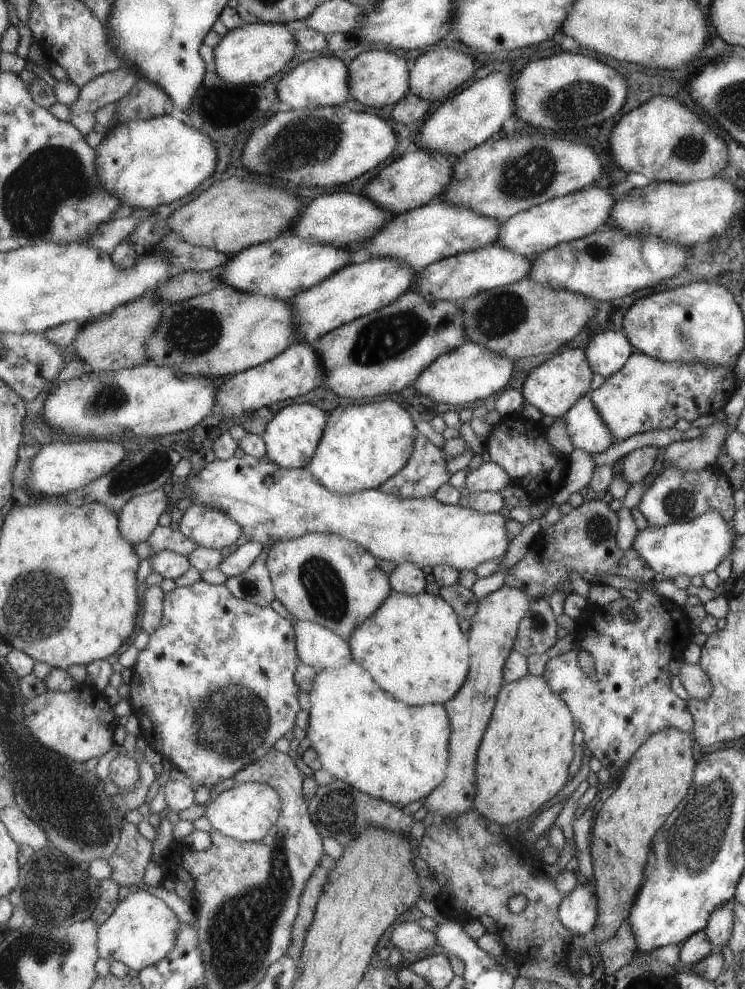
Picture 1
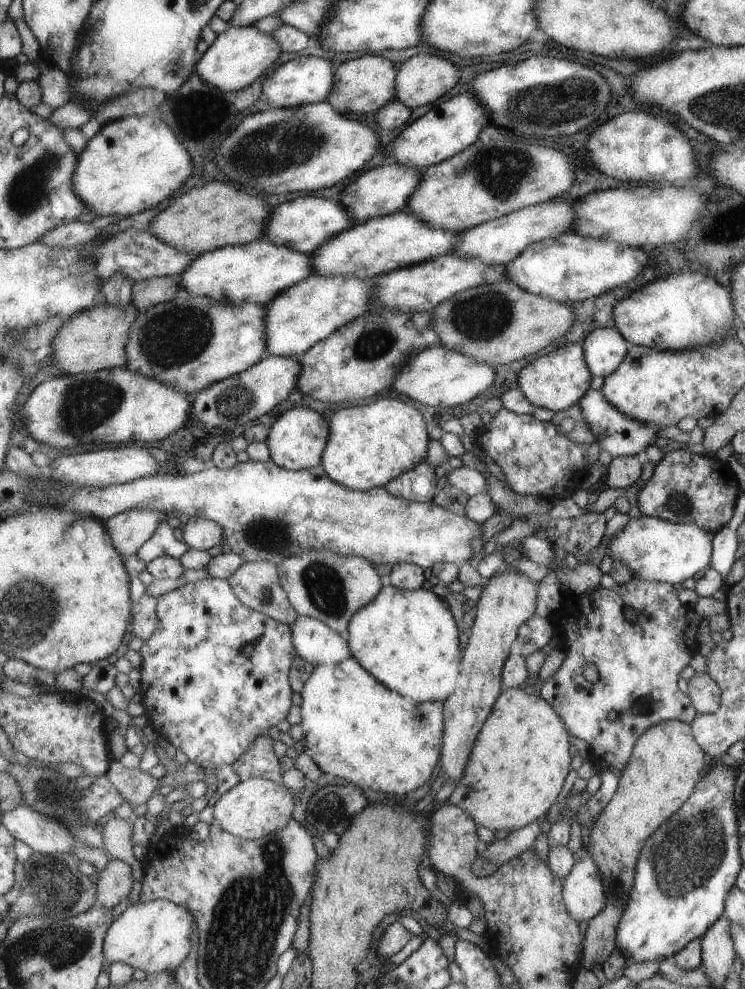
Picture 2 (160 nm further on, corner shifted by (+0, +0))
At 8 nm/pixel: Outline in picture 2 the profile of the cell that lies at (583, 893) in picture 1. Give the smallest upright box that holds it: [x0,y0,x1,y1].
[564,856,607,922]

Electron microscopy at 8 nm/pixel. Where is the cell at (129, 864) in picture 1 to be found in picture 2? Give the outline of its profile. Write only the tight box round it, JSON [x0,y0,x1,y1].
[95,858,134,907]

